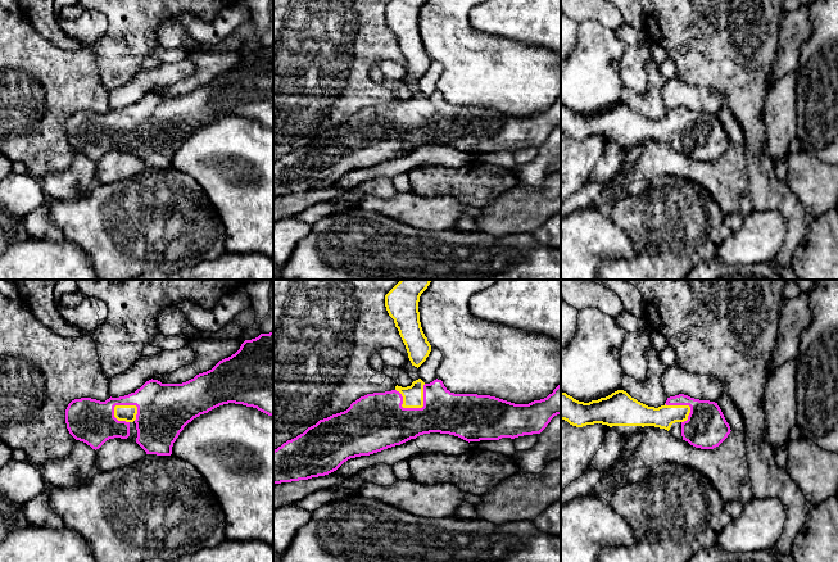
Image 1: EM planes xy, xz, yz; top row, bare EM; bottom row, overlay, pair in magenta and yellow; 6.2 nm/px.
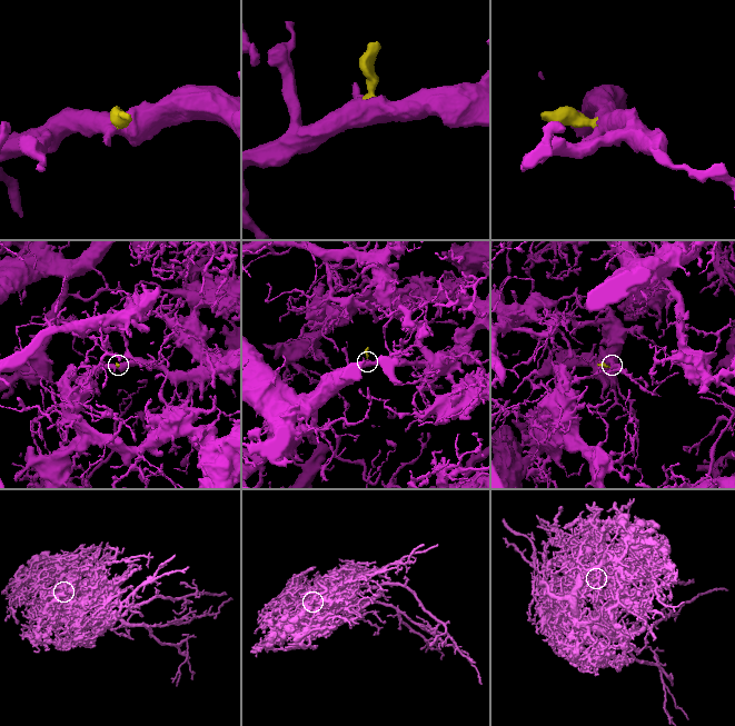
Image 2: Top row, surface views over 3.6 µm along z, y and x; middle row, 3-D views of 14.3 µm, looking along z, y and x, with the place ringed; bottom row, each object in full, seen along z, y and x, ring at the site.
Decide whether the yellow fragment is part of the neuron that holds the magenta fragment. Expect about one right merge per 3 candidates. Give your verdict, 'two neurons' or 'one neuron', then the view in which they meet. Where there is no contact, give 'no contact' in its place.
one neuron; contact in xz

